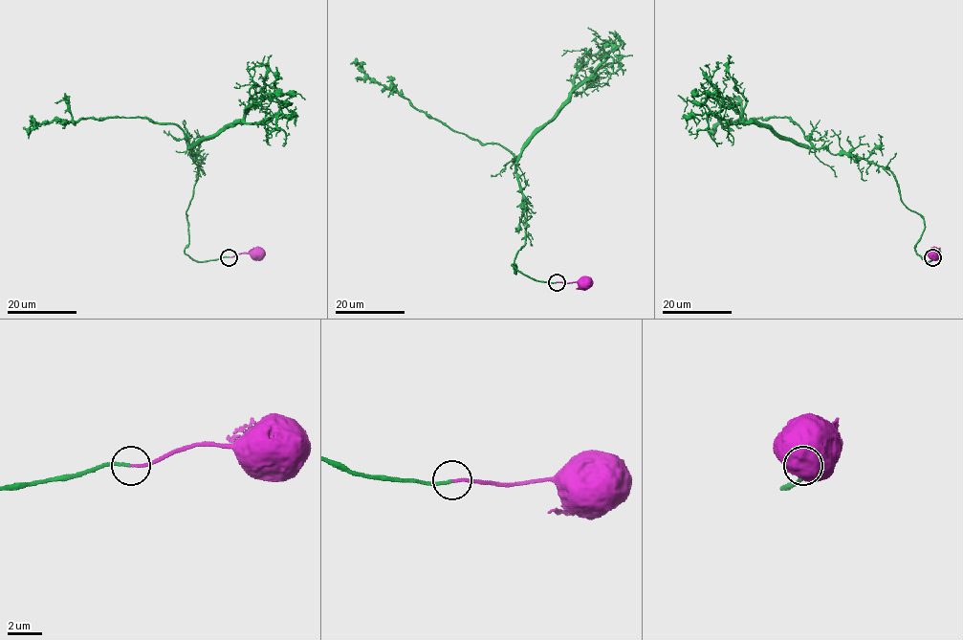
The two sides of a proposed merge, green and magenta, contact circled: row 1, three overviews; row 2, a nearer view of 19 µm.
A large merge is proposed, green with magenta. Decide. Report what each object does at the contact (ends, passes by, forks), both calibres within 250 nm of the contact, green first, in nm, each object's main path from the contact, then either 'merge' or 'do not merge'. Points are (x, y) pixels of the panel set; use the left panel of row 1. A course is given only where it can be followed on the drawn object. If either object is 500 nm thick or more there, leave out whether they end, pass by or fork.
green ends | magenta ends | 170/160 nm | green via (229, 256), (197, 261), (185, 253), (186, 213), (198, 163), (177, 125), (113, 117), (22, 127) | magenta via (229, 256), (248, 253), (256, 254) | merge

